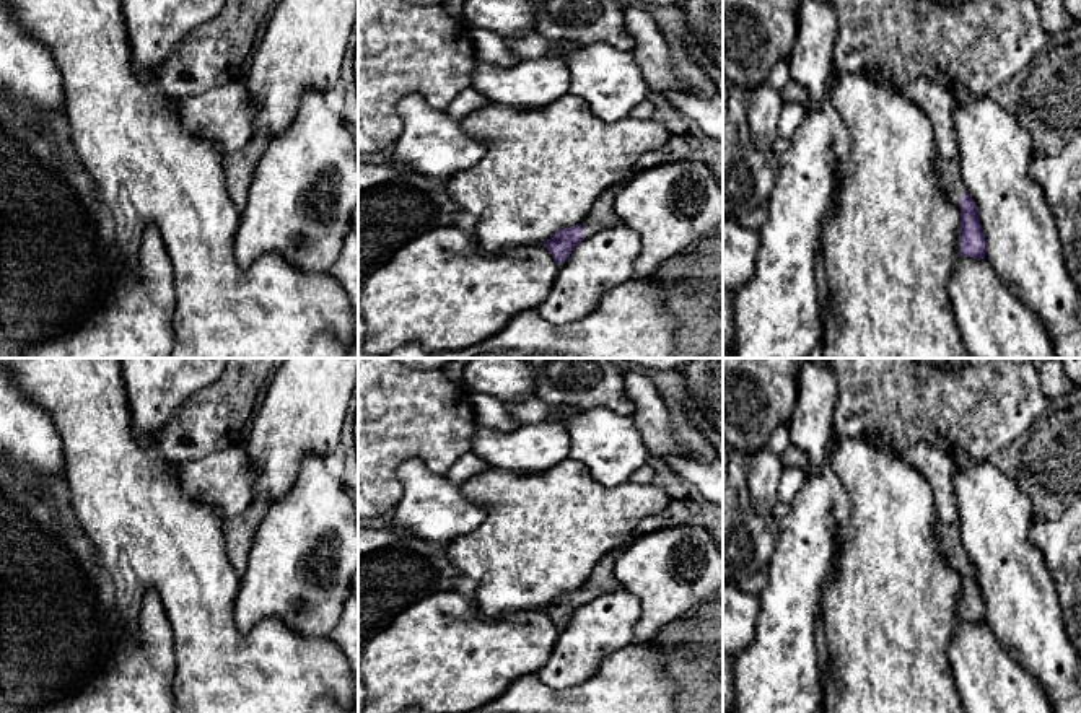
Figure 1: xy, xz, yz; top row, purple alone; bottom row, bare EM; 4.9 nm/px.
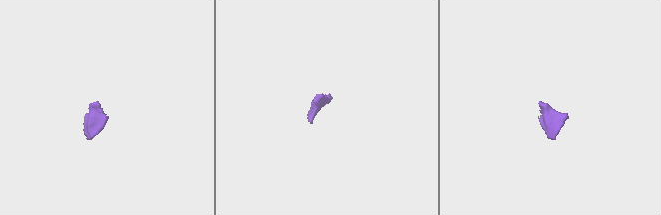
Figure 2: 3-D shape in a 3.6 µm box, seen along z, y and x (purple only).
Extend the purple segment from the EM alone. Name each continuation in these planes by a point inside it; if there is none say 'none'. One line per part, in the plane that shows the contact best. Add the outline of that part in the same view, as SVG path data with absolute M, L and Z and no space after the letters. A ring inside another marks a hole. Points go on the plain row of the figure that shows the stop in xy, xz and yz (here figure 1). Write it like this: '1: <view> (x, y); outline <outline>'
1: yz (951, 547); outline M938 521L936 537L939 540L939 550L941 550L941 555L944 557L946 563L951 568L954 568L956 571L959 571L959 565L964 558L967 558L967 553L961 542L961 534L959 534L957 524Z

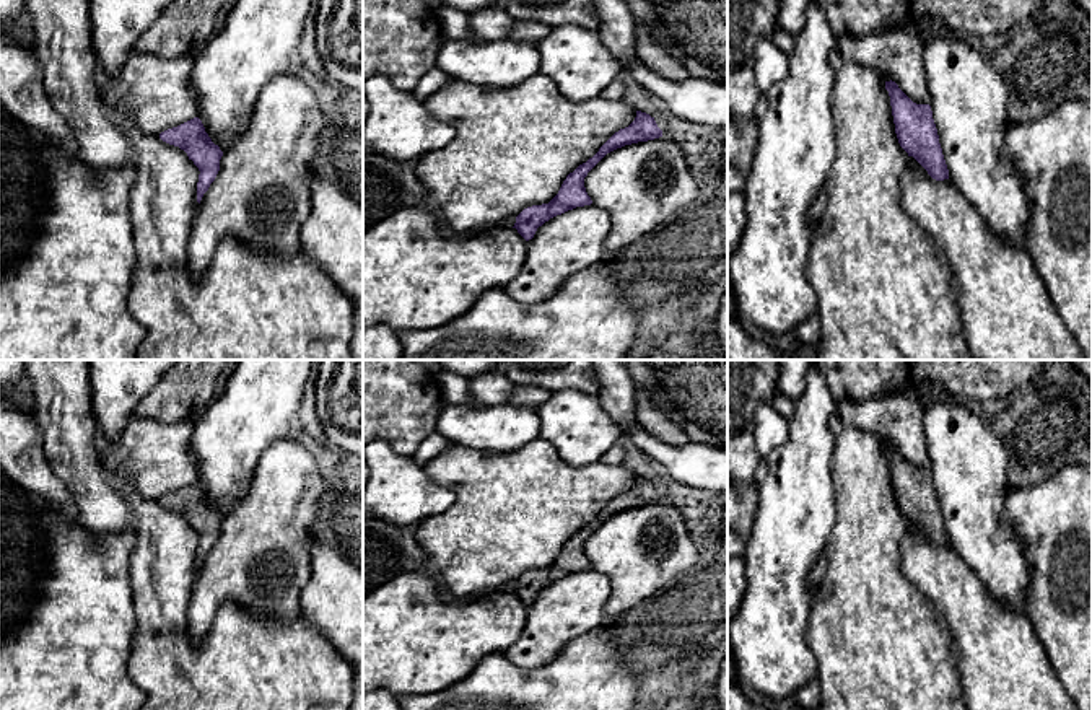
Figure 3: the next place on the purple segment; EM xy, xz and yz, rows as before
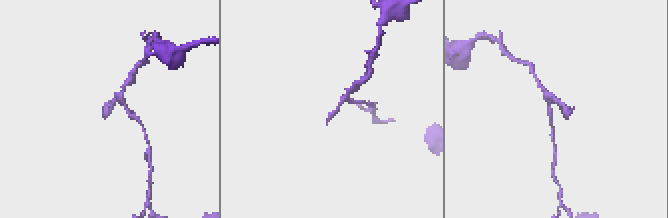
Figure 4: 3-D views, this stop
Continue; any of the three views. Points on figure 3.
none

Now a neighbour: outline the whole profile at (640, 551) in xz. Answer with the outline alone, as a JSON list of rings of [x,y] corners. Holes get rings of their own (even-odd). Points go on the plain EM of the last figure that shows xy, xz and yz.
[[[664,502],[607,518],[587,537],[584,552],[592,570],[610,581],[605,625],[654,596],[698,560],[682,513]]]

